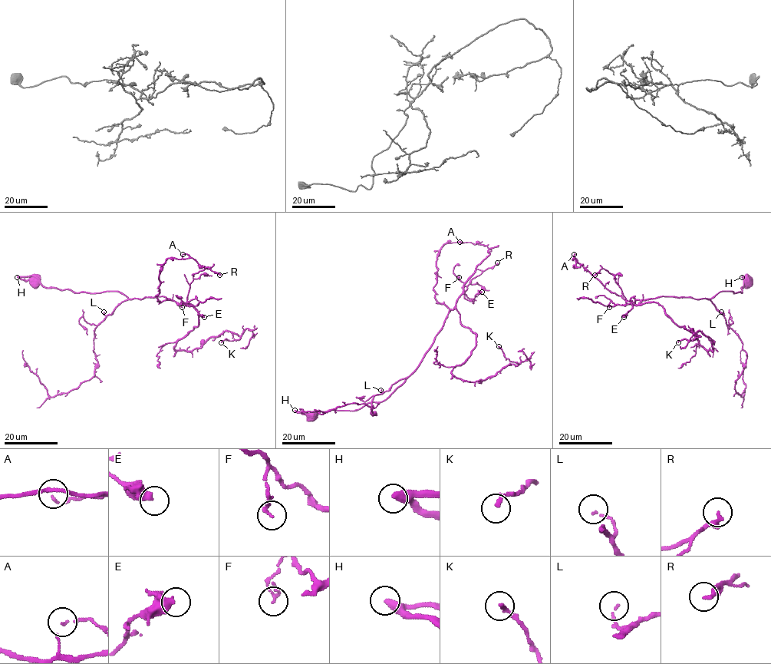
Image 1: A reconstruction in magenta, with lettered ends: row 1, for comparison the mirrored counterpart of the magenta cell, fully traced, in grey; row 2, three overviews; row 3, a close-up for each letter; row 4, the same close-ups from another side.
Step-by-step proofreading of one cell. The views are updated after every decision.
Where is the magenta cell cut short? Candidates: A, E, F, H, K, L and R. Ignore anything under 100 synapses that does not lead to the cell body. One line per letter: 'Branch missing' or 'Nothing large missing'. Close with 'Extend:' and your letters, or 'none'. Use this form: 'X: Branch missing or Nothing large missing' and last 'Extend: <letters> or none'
A: Nothing large missing
E: Nothing large missing
F: Nothing large missing
H: Nothing large missing
K: Nothing large missing
L: Nothing large missing
R: Nothing large missing
Extend: none

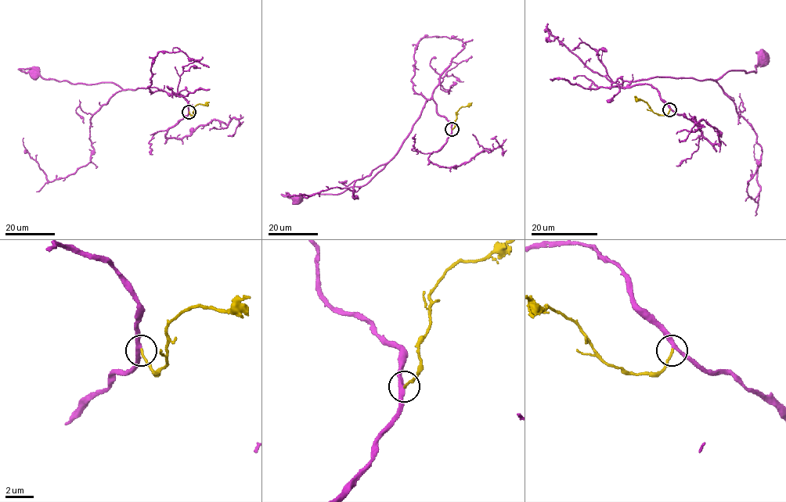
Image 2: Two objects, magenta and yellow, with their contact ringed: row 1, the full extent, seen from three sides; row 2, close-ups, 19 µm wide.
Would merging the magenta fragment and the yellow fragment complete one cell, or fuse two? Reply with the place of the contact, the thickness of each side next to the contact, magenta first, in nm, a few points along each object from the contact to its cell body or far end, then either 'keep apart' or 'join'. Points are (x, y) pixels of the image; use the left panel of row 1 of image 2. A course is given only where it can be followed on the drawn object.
at (189, 112); 280 nm thick on the magenta side, 170 nm on the other; magenta runs (189, 112), (182, 95), (156, 87), (135, 90), (122, 89), (113, 83), (70, 84), (34, 73); yellow runs (189, 112), (192, 116), (196, 105), (208, 102); join

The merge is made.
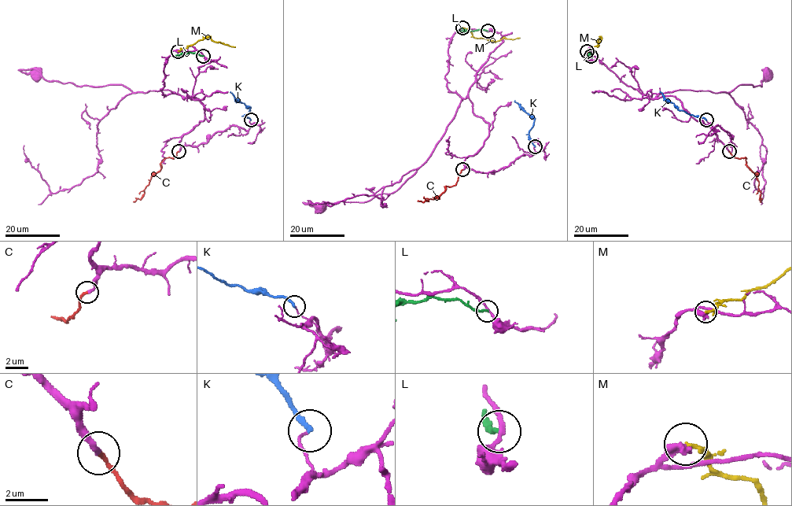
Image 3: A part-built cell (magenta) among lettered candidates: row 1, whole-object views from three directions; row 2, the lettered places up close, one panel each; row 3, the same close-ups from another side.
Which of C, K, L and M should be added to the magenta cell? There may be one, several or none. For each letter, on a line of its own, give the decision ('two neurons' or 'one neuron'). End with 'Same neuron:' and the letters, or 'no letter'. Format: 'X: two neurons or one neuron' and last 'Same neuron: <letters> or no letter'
C: one neuron
K: two neurons
L: two neurons
M: two neurons
Same neuron: C

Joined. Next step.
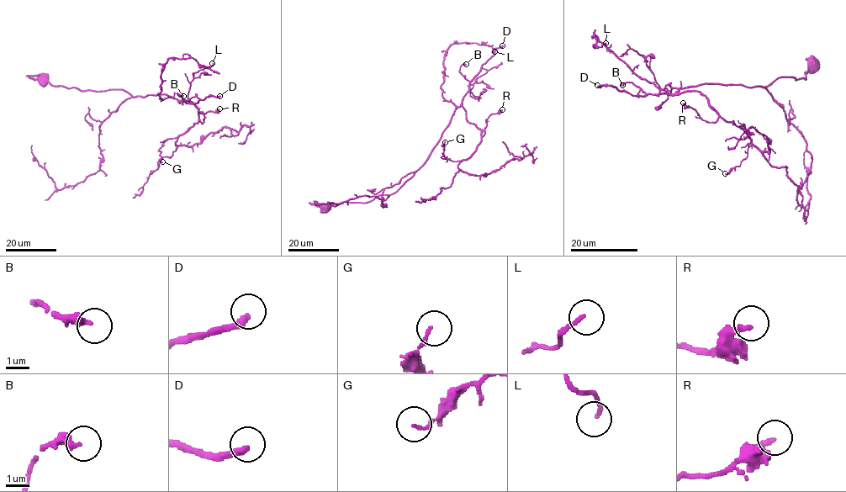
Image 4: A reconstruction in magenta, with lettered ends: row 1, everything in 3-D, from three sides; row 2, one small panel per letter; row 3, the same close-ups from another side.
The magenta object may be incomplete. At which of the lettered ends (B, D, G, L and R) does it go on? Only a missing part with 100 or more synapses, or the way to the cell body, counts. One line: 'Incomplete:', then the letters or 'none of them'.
Incomplete: D

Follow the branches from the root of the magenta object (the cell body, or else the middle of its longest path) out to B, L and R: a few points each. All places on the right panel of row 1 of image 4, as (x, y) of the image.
B: (813, 65), (806, 79), (778, 77), (766, 86), (700, 83), (674, 93), (647, 93), (631, 82), (622, 85)
L: (813, 65), (806, 79), (778, 77), (766, 86), (667, 90), (641, 79), (594, 35), (597, 47), (605, 43)
R: (813, 65), (806, 79), (778, 77), (766, 86), (679, 88), (703, 93), (718, 115), (714, 122), (683, 103)

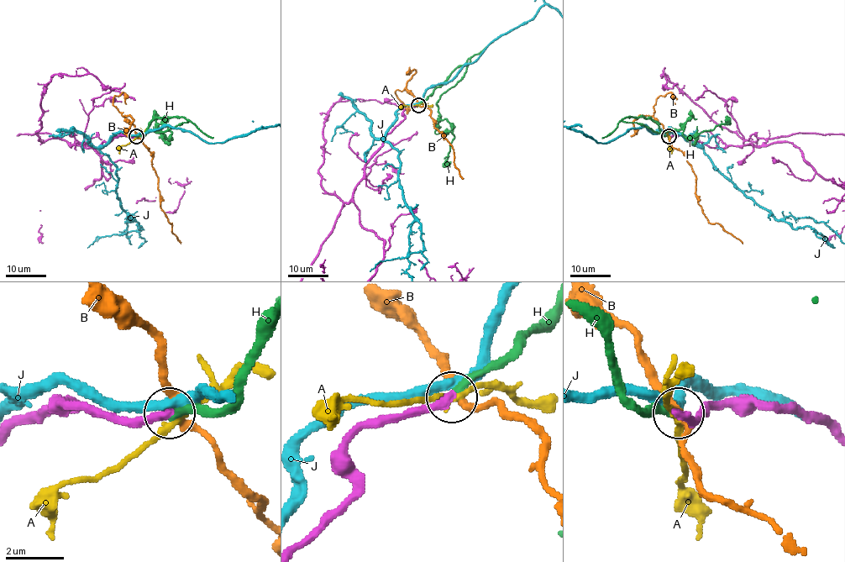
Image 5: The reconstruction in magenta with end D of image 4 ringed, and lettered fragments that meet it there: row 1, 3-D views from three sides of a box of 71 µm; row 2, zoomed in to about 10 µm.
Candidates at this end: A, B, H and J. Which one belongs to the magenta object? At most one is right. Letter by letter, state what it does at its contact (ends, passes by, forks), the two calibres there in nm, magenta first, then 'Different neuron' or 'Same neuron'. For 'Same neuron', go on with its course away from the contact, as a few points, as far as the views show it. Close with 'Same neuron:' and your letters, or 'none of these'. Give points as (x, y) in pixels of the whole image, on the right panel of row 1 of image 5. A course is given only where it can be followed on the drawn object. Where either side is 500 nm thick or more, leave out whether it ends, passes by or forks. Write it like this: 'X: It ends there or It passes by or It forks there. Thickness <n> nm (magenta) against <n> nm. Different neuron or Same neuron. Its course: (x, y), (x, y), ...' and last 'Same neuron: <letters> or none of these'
A: It passes by. Thickness 340 nm (magenta) against 200 nm. Different neuron
B: It passes by. Thickness 320 nm (magenta) against 280 nm. Different neuron
H: It ends there. Thickness 320 nm (magenta) against 240 nm. Same neuron. Its course: (669, 136), (650, 118), (622, 120), (659, 132), (680, 129), (687, 139), (712, 130), (729, 117)
J: It passes by. Thickness 300 nm (magenta) against 360 nm. Different neuron
Same neuron: H

